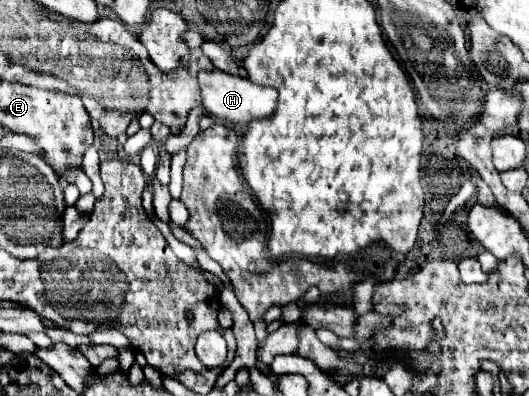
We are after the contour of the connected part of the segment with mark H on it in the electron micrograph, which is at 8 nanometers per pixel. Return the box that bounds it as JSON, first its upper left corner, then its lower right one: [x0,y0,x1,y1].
[198,71,278,125]

